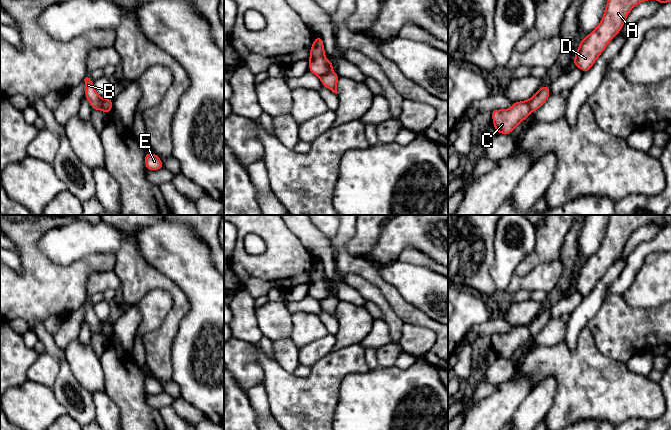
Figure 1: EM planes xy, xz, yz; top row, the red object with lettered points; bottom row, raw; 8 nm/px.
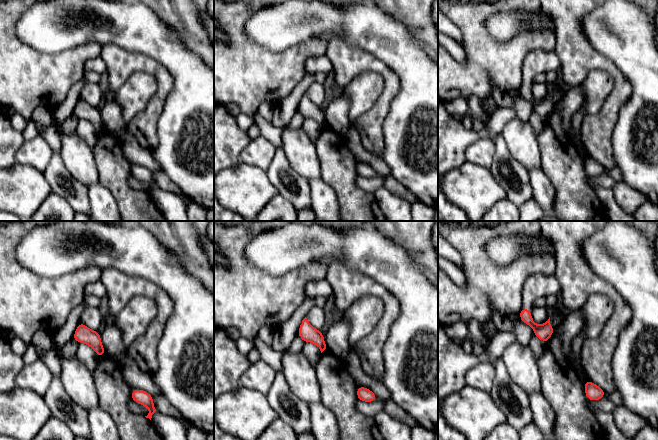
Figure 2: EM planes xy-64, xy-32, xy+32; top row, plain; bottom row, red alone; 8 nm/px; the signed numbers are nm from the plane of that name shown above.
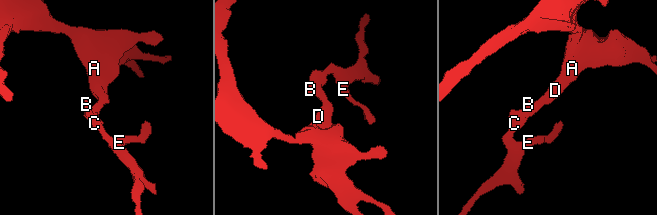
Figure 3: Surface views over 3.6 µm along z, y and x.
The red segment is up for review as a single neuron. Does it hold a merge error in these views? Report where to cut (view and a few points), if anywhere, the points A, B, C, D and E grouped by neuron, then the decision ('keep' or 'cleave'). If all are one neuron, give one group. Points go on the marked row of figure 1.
cut in xy along (102, 99), (102, 109), (109, 112); A D / B C E; cleave

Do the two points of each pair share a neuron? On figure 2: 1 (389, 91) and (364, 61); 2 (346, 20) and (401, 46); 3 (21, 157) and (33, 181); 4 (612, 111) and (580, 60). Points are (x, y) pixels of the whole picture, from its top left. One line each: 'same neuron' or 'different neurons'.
1: same neuron
2: same neuron
3: different neurons
4: same neuron

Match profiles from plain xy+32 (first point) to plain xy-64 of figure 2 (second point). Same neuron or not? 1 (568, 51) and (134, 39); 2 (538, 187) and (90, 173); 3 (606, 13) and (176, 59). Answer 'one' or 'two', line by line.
1: two
2: two
3: one

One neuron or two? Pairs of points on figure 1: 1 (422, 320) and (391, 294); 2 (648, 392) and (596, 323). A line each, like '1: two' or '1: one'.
1: one
2: two

